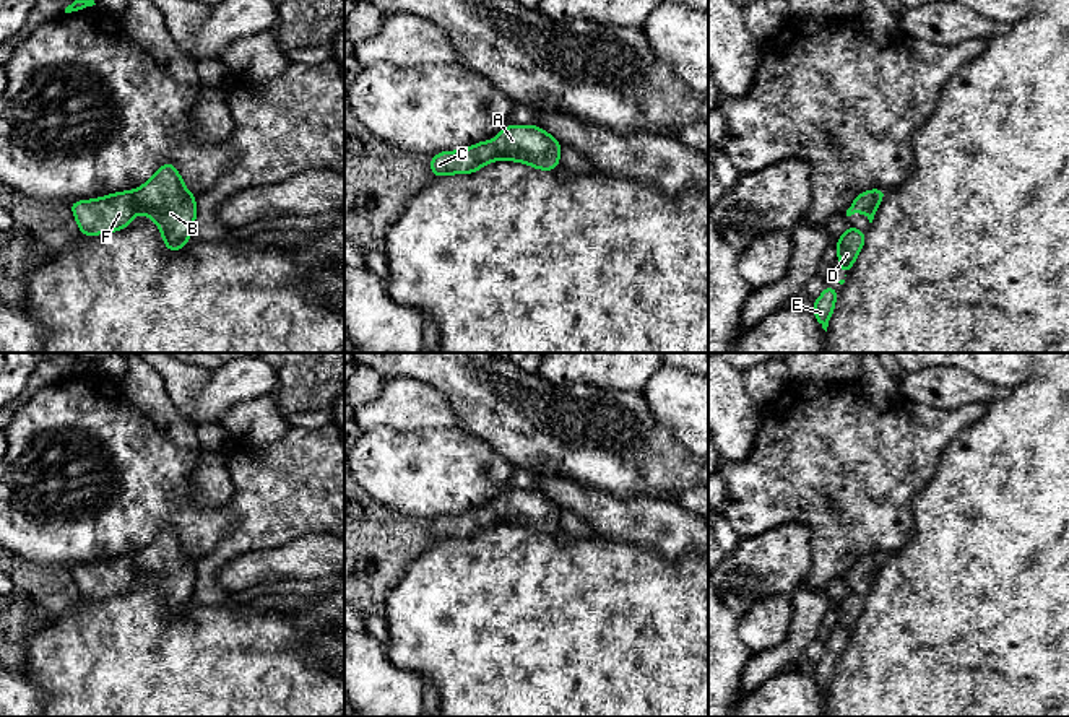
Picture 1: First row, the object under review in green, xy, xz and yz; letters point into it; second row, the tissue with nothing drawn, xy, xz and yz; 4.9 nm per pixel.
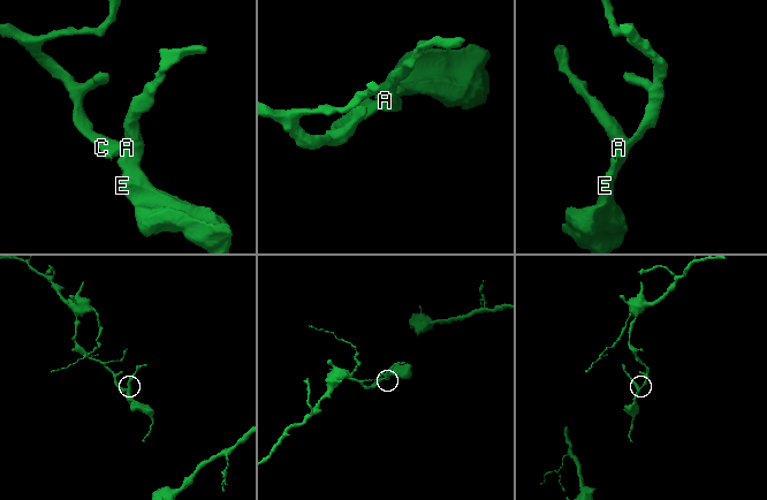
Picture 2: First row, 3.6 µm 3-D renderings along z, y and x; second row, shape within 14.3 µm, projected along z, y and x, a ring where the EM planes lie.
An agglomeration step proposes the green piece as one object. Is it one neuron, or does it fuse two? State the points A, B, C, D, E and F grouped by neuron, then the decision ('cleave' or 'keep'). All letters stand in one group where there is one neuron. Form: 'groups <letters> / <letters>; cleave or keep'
groups A B C D E F; keep

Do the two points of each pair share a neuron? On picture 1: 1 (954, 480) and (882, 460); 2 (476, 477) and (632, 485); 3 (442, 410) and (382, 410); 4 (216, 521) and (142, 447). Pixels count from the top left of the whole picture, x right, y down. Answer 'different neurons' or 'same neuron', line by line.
1: different neurons
2: different neurons
3: same neuron
4: same neuron

